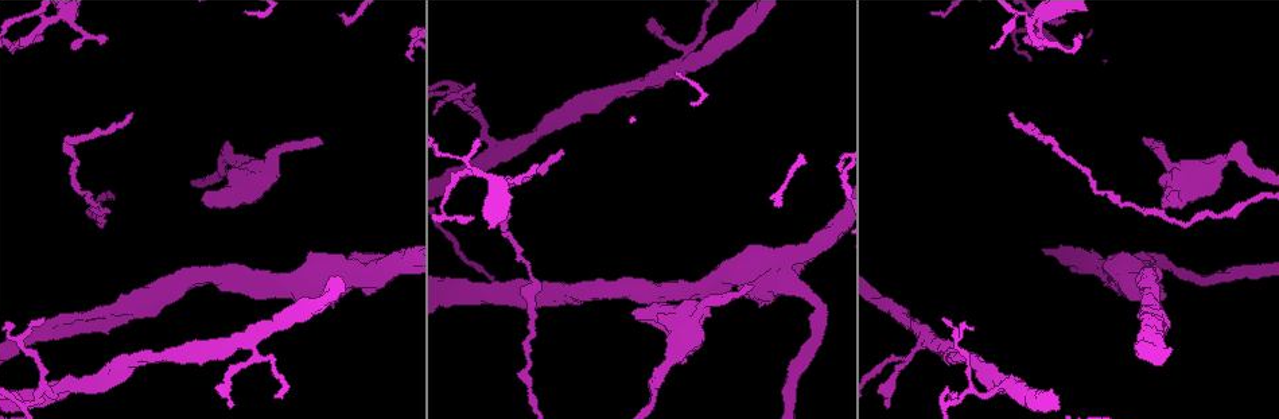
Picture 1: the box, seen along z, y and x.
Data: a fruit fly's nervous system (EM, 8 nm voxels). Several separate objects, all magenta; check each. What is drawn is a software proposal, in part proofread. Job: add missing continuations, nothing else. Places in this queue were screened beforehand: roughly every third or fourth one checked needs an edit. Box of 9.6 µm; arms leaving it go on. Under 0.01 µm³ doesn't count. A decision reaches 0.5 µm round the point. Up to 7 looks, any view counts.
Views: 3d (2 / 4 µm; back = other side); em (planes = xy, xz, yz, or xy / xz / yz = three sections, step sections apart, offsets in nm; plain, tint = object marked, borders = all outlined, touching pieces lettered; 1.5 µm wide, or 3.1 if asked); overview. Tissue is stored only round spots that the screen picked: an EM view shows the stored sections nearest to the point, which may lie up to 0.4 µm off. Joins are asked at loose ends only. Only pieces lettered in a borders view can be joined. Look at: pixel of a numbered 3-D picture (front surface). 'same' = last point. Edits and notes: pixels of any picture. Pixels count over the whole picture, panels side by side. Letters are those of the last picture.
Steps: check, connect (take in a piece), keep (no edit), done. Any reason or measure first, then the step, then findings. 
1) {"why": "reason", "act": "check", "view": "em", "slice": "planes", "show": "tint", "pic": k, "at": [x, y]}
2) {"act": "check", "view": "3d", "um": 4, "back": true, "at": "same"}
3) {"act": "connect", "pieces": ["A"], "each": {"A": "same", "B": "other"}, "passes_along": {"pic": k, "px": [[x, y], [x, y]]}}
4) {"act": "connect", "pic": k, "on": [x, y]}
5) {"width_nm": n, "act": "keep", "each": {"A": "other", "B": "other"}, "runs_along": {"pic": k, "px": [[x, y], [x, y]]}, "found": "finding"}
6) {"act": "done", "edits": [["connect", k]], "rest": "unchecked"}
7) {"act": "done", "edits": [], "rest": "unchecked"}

{"why": "long arm stops here", "act": "check", "view": "3d", "um": 4, "back": true, "pic": 1, "at": [560, 152]}

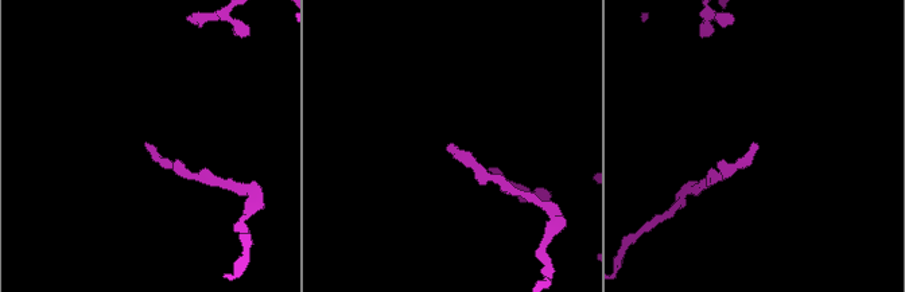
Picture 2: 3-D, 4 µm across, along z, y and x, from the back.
{"why": "shape alone is not enough", "act": "check", "view": "em", "slice": "planes", "show": "borders", "pic": 2, "at": [752, 147]}

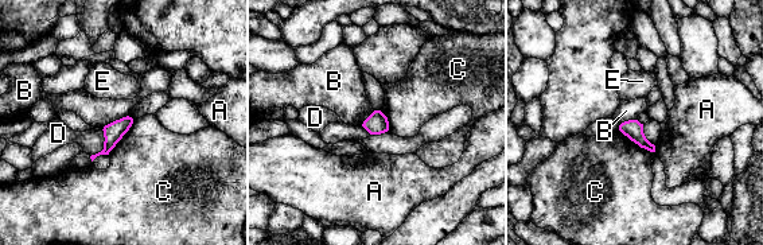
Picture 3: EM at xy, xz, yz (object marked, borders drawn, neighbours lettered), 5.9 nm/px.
{"act": "keep", "each": {"A": "other", "B": "other", "C": "other", "D": "other", "E": "other"}, "border": {"pic": 3, "px": [[127, 115], [105, 125]]}, "found": "none of them fits"}

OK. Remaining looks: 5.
{"why": "thin end", "act": "check", "view": "em", "slice": "xy", "step": 8, "show": "borders", "pic": 1, "at": [105, 37]}

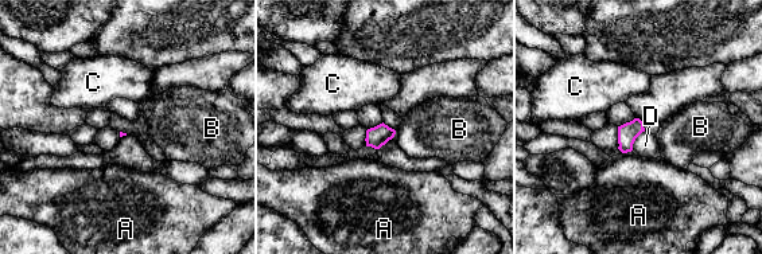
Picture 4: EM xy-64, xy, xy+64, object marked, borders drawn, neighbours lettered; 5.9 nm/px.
{"why": "another direction", "act": "check", "view": "em", "slice": "xz", "step": 8, "show": "borders", "at": "same"}

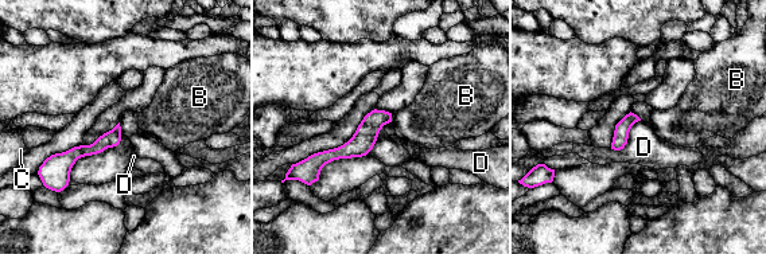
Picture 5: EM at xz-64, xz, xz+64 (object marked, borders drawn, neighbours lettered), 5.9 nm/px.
{"act": "keep", "each": {"B": "other", "C": "other", "D": "other"}, "border": {"pic": 5, "px": [[640, 120], [622, 148], [610, 148]]}, "found": "no lettered piece goes on from it"}

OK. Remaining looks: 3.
{"why": "tapers out", "act": "check", "view": "em", "slice": "yz", "step": 8, "show": "borders", "pic": 1, "at": [752, 288]}

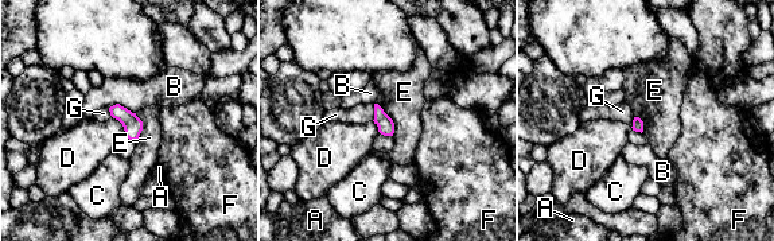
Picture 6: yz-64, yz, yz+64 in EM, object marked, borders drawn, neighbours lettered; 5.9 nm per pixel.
{"act": "connect", "pieces": ["G"], "each": {"A": "other", "B": "other", "C": "other", "D": "other", "E": "other", "F": "other", "G": "same"}, "passes_along": {"pic": 6, "px": [[385, 124], [374, 112], [362, 113]]}, "found": "it goes on there"}

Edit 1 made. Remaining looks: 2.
{"act": "done", "edits": [["connect", 6]], "rest": "unchecked"}

